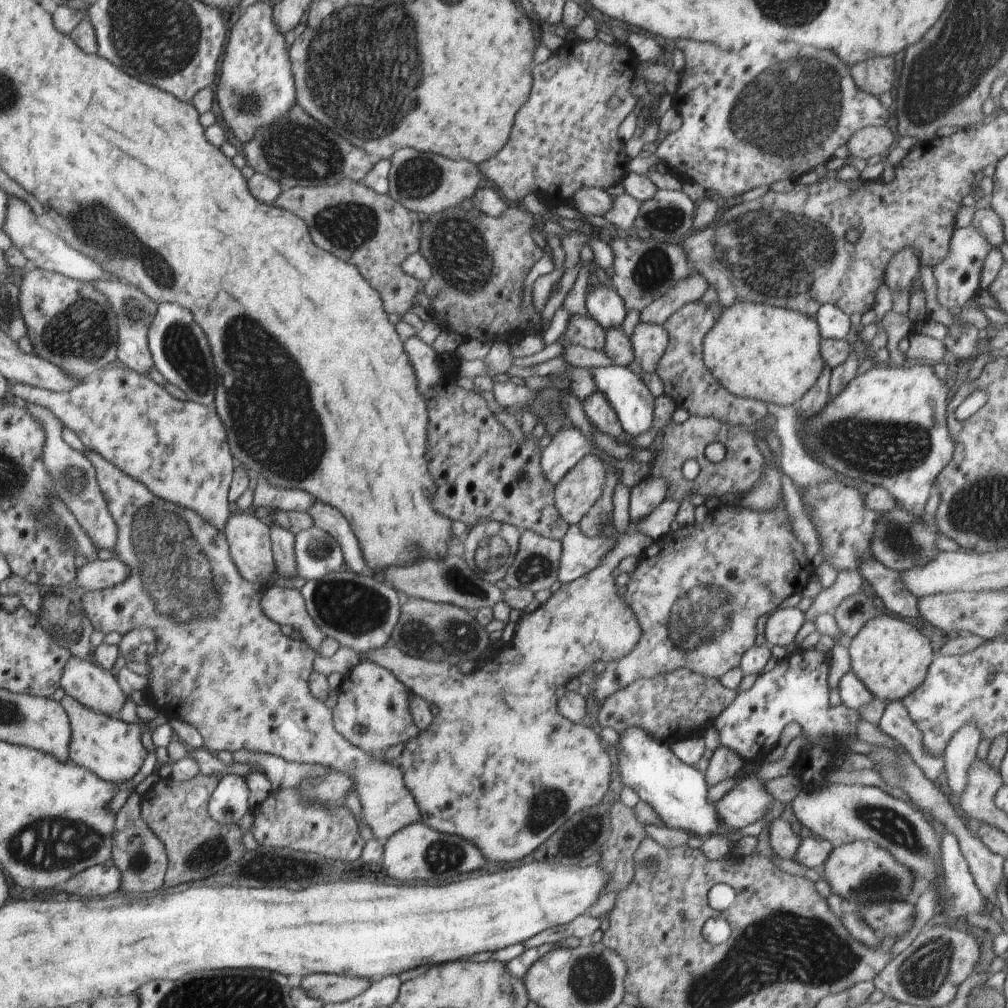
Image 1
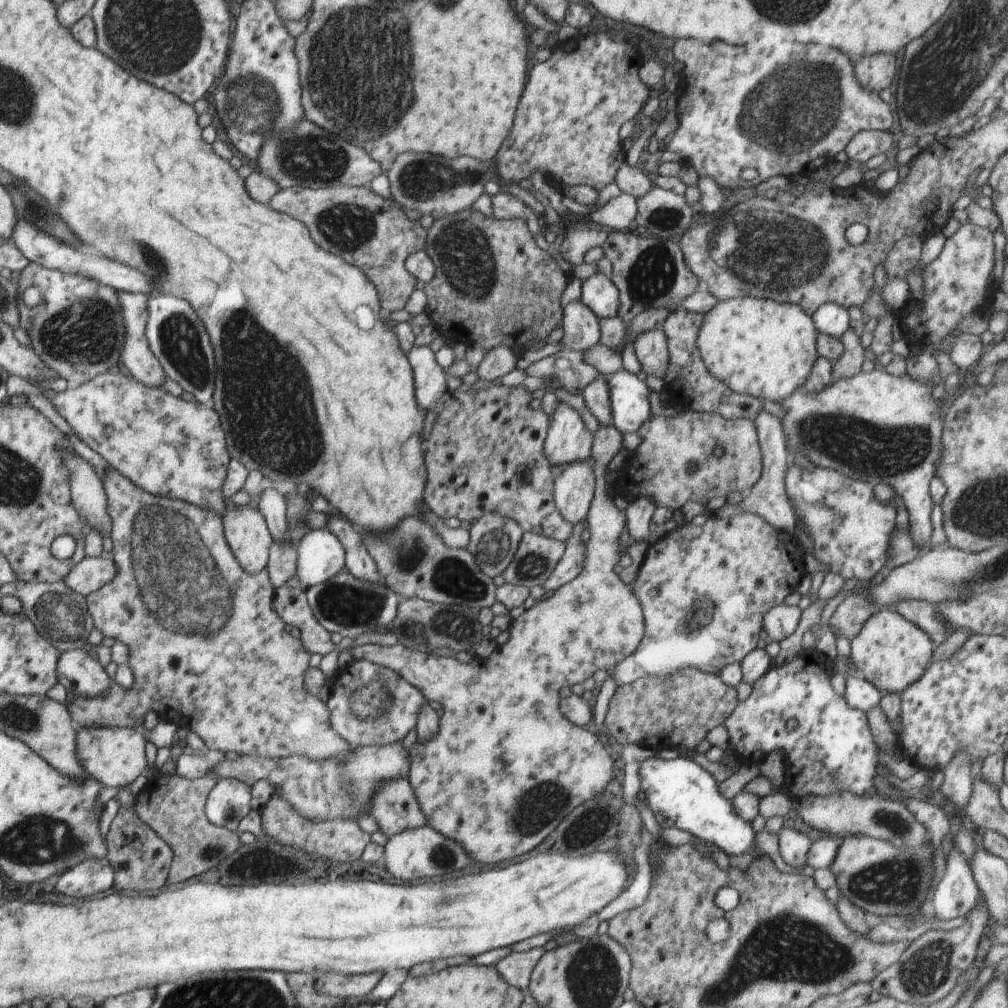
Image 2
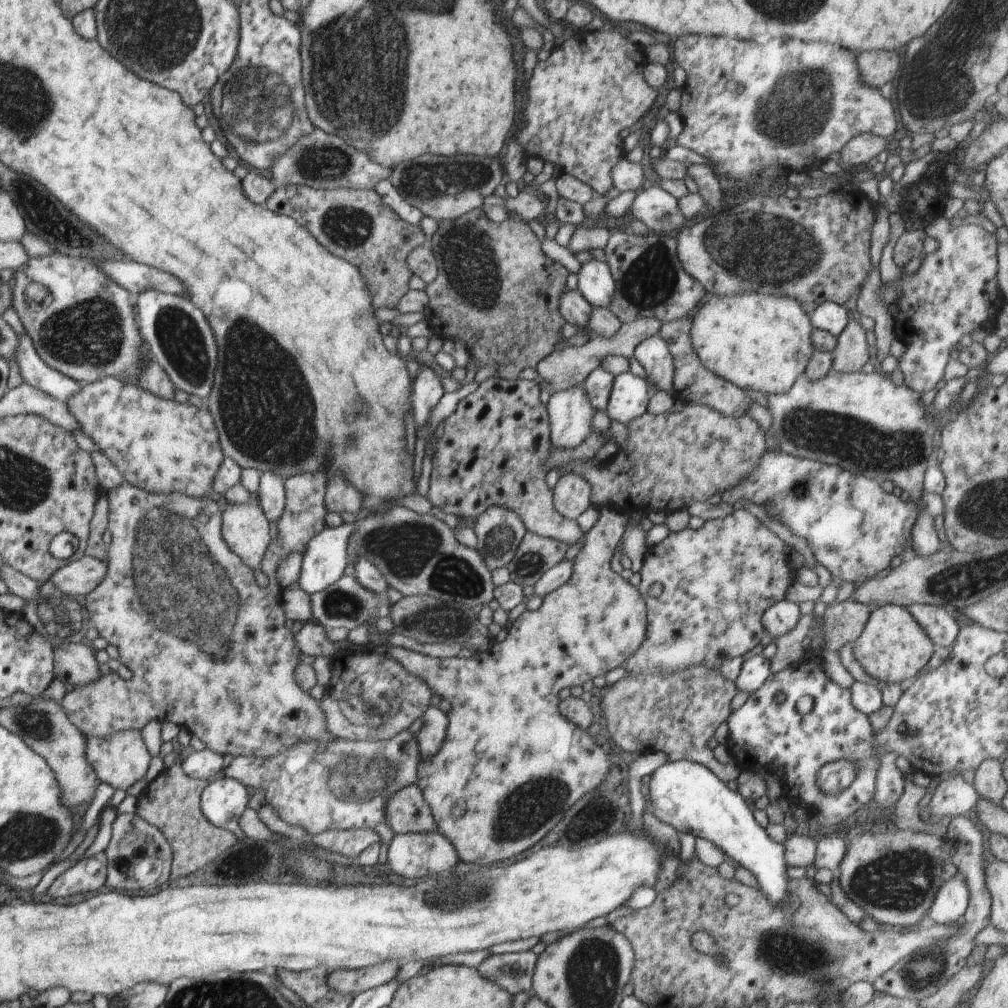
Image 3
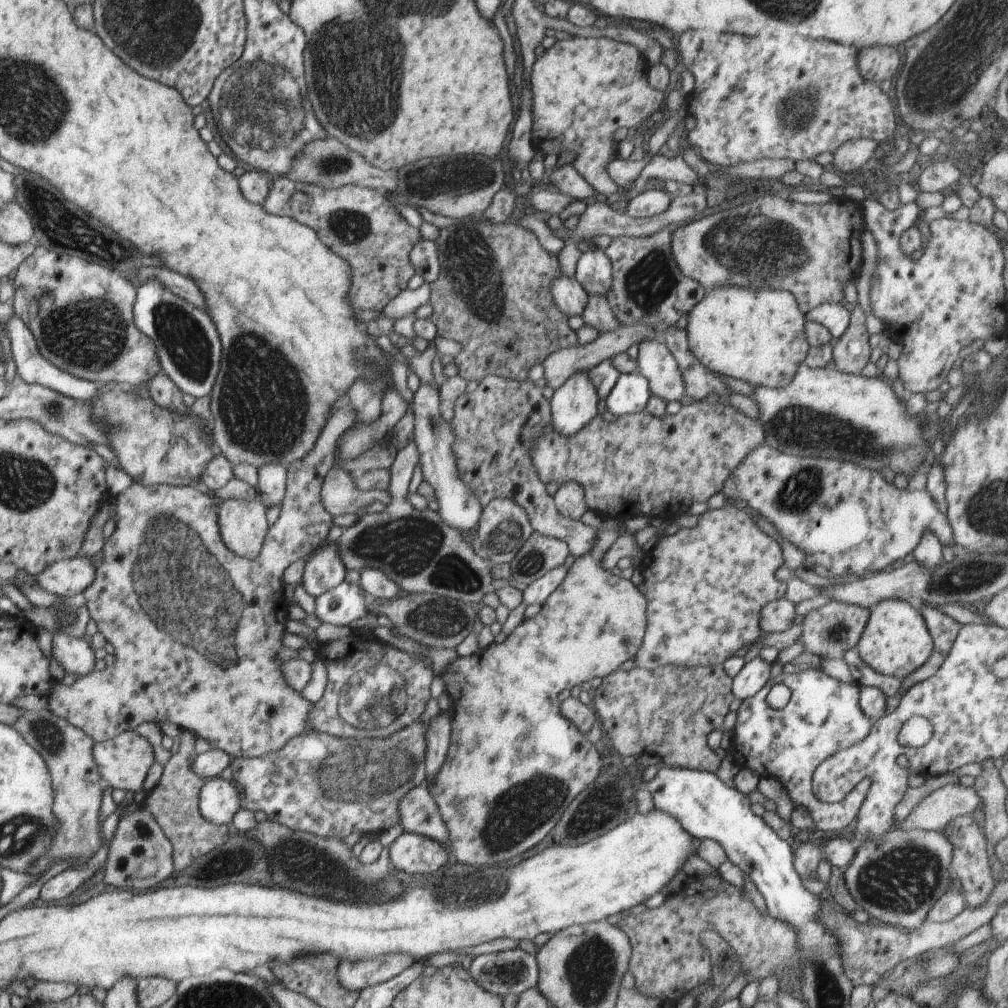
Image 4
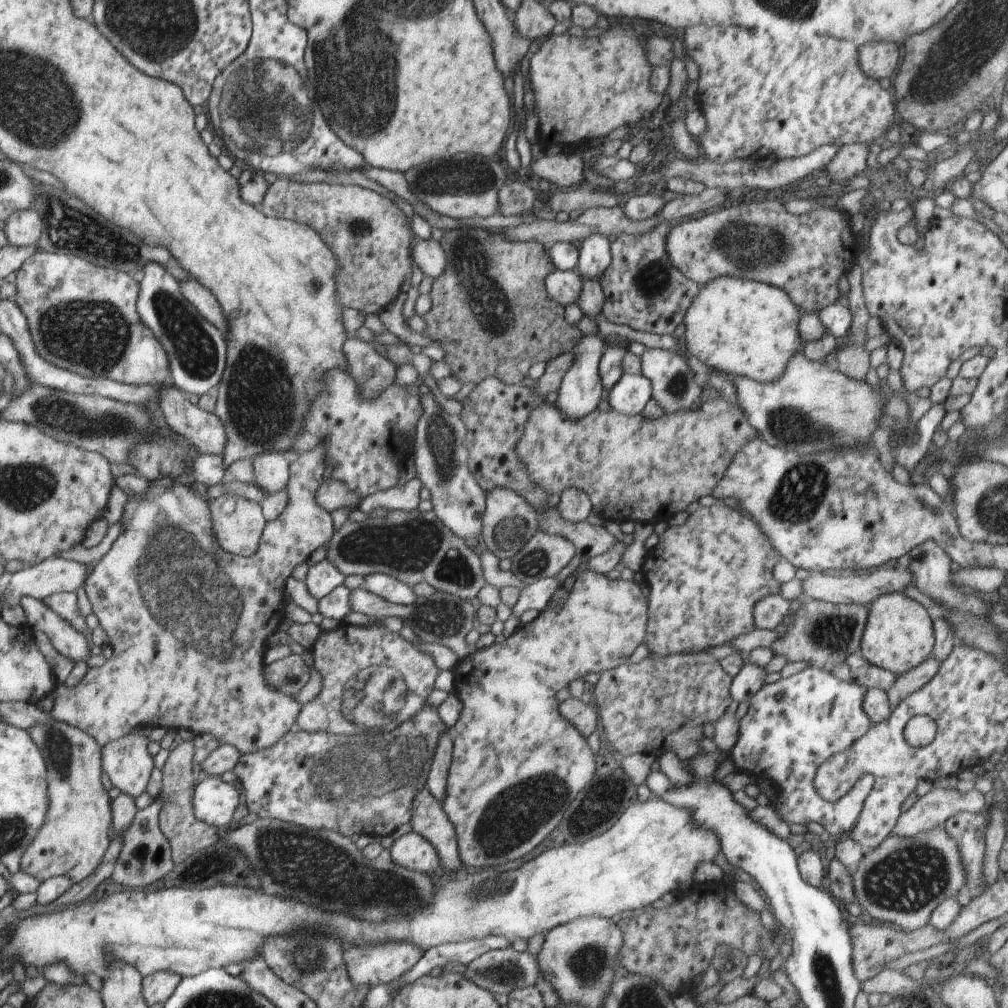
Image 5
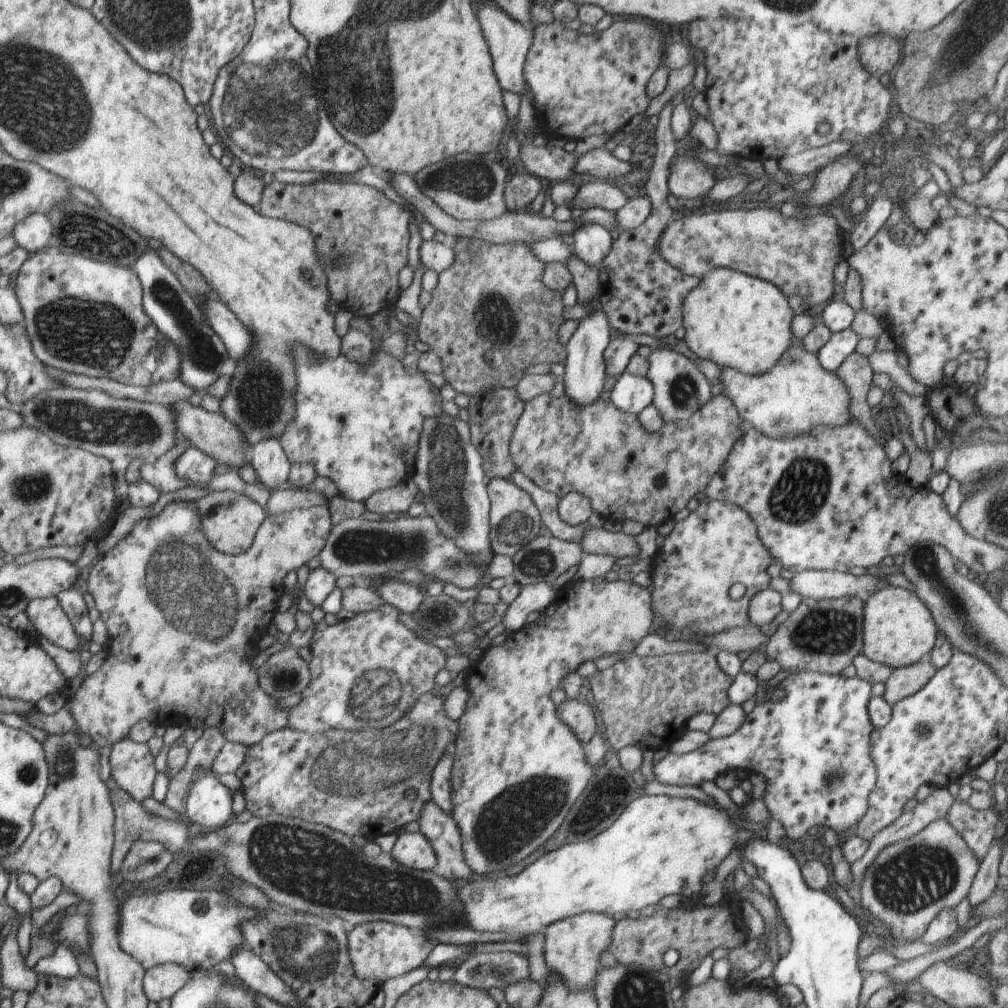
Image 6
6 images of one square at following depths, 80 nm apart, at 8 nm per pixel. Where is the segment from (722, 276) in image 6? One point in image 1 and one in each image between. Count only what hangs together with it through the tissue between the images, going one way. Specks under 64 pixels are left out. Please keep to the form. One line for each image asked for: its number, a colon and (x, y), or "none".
1: (771, 354)
2: (766, 349)
3: (759, 342)
4: (758, 336)
5: (740, 327)

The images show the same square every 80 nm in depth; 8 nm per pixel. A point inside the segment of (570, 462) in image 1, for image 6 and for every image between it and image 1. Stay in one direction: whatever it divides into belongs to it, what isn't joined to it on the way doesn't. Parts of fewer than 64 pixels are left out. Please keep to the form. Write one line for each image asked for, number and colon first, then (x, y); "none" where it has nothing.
2: (568, 439)
3: (570, 413)
4: (575, 403)
5: (580, 393)
6: (584, 376)

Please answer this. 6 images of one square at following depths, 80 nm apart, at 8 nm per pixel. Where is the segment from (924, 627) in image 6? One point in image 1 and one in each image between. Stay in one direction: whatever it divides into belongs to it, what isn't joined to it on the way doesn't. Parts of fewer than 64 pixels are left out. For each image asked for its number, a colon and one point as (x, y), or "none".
1: (890, 656)
2: (890, 652)
3: (893, 647)
4: (896, 642)
5: (898, 637)

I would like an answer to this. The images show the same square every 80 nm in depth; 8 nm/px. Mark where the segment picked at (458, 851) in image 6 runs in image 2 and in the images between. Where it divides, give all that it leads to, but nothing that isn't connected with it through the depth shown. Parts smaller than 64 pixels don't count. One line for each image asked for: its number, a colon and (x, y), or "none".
2: (394, 806)
3: (407, 810)
4: (419, 814)
5: (429, 820)

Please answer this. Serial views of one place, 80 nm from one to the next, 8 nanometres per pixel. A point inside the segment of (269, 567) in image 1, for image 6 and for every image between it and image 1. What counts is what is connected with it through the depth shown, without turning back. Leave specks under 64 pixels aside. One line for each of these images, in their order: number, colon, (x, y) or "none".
2: (246, 532)
3: (245, 529)
4: (243, 525)
5: (238, 523)
6: (230, 520)

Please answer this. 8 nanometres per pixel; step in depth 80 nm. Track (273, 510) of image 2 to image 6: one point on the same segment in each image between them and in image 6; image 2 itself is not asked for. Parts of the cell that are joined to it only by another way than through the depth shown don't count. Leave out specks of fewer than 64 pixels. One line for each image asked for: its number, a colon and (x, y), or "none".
3: (271, 491)
4: (272, 478)
5: (271, 470)
6: (271, 465)

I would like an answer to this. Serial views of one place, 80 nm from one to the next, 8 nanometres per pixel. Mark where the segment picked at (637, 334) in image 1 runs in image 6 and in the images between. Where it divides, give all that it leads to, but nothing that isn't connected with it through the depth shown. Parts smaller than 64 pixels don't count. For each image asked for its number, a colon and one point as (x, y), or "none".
2: (651, 349)
3: (653, 354)
4: (655, 362)
5: (675, 386)
6: (679, 388)

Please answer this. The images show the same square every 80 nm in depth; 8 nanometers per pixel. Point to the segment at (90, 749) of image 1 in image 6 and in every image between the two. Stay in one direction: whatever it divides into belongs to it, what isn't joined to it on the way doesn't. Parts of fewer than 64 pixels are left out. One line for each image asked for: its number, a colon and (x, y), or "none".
2: (115, 756)
3: (120, 760)
4: (123, 762)
5: (127, 763)
6: (132, 766)

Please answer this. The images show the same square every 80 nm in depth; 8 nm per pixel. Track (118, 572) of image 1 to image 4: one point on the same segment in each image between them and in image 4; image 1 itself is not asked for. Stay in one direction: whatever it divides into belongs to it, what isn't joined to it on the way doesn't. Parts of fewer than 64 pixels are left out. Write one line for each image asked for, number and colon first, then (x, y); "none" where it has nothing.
2: (90, 574)
3: (79, 577)
4: (66, 578)

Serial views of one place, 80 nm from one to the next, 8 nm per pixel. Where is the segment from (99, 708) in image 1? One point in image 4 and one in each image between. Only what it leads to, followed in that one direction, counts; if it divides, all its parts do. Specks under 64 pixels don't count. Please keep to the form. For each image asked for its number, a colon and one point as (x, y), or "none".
2: (80, 675)
3: (72, 665)
4: (74, 654)

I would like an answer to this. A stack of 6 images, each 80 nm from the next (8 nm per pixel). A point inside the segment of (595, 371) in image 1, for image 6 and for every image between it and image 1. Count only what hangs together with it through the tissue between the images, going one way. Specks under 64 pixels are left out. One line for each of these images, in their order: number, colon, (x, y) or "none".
2: (630, 406)
3: (629, 398)
4: (631, 393)
5: (629, 396)
6: (631, 394)

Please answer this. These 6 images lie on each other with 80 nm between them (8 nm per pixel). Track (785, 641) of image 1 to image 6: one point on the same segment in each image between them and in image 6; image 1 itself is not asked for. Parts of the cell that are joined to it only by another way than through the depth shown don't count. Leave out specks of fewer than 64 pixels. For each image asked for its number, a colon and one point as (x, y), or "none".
2: (781, 621)
3: (781, 617)
4: (777, 616)
5: (769, 613)
6: (765, 606)

